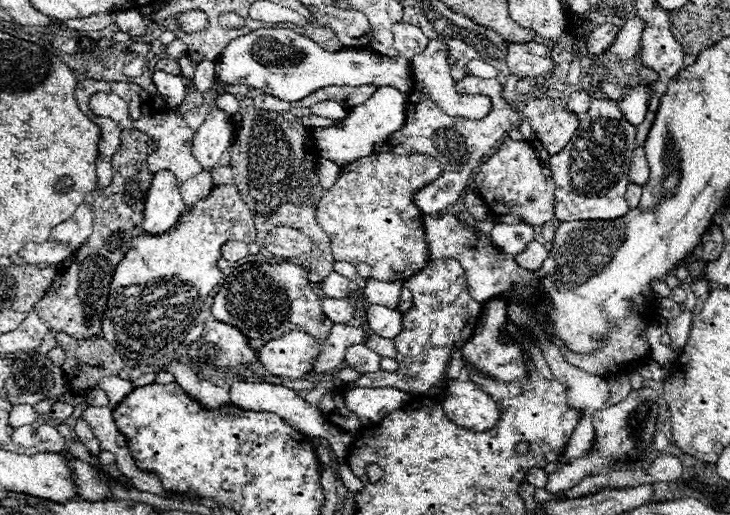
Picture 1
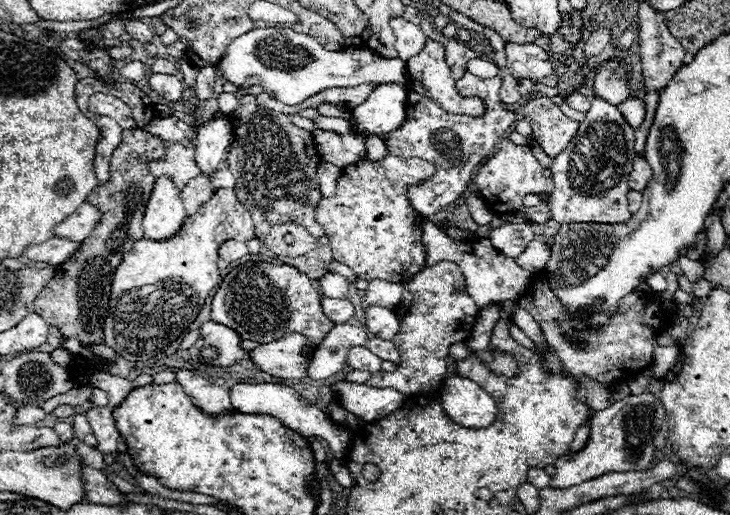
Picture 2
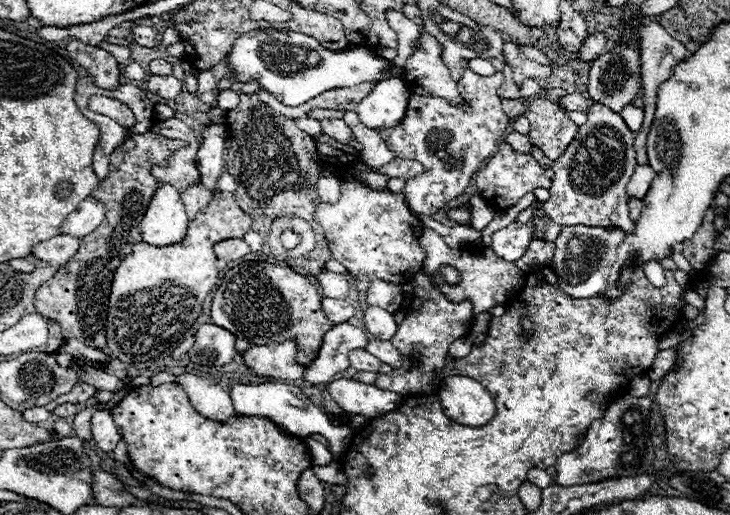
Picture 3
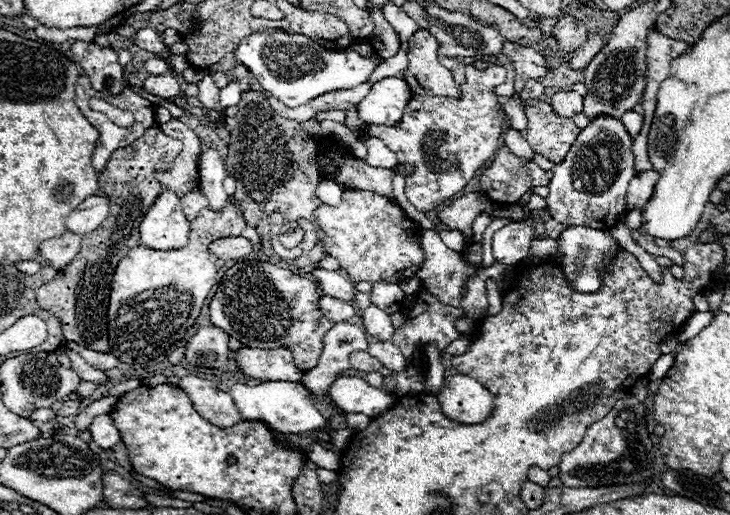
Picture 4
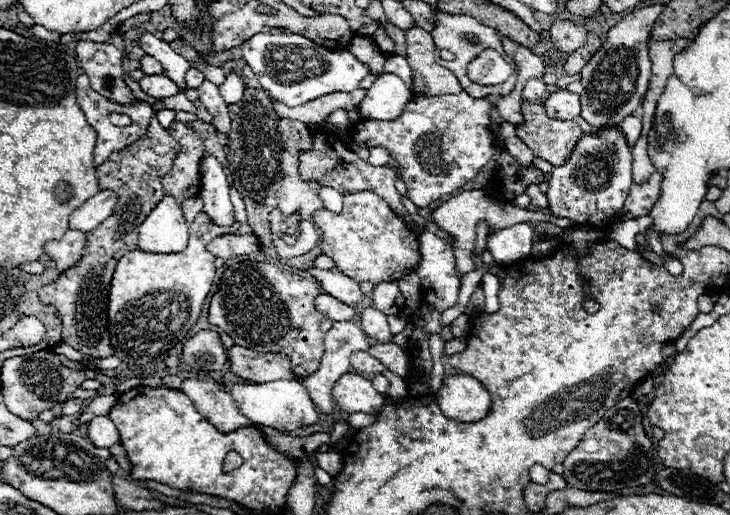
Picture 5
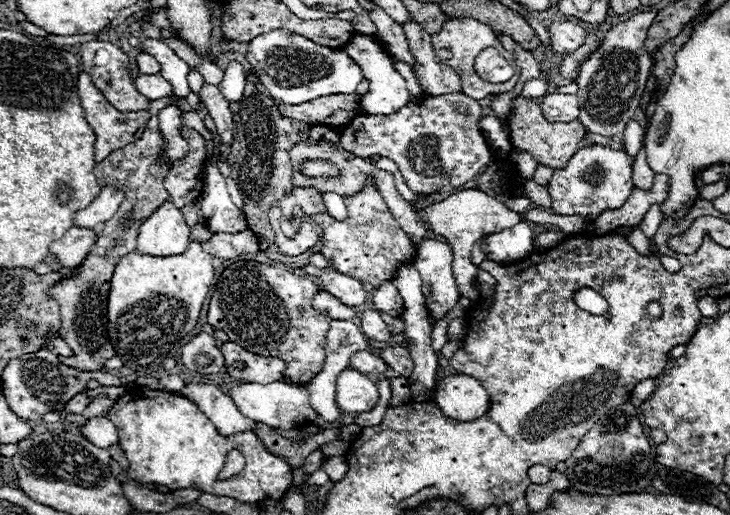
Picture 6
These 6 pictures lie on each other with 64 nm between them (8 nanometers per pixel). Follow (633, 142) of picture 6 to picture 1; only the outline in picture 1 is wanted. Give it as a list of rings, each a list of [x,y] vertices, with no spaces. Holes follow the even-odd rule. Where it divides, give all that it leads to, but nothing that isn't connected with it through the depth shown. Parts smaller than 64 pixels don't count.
[[[641,84],[629,90],[626,98],[622,98],[622,102],[618,102],[618,108],[622,110],[622,116],[632,126],[638,126],[646,116],[646,100],[650,98],[650,88],[648,85]]]

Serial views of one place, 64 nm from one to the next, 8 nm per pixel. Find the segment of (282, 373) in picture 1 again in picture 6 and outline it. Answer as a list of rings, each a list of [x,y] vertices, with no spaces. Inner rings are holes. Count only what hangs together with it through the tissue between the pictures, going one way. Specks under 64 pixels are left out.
[[[230,340],[220,346],[220,352],[226,372],[240,382],[276,382],[282,378],[284,362],[278,358],[250,354]]]

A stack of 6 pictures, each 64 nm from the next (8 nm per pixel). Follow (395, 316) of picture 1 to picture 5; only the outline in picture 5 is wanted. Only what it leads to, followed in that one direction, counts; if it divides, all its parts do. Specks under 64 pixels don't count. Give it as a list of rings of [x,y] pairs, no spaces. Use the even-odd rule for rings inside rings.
[[[374,306],[366,308],[362,312],[362,330],[366,336],[370,338],[376,338],[380,342],[390,342],[392,340],[392,334],[390,334],[390,328],[388,328],[388,322],[386,322],[386,314],[382,314],[380,310],[376,310]]]

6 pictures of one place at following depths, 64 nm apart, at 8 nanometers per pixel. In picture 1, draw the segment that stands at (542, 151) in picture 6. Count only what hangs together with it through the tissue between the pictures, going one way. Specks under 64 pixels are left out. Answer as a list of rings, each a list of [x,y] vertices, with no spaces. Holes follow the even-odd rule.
[[[546,96],[528,102],[522,108],[522,116],[532,124],[536,140],[550,156],[560,152],[578,130],[578,118]]]

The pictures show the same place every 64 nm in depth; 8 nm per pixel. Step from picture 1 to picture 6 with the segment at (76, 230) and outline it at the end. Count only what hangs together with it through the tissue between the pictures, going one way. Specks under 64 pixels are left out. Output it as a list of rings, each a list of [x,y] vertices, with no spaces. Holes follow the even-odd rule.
[[[104,186],[100,196],[88,208],[74,214],[74,226],[94,228],[96,224],[110,220],[118,212],[118,206],[124,202],[124,198],[126,194],[122,190],[114,186]]]

